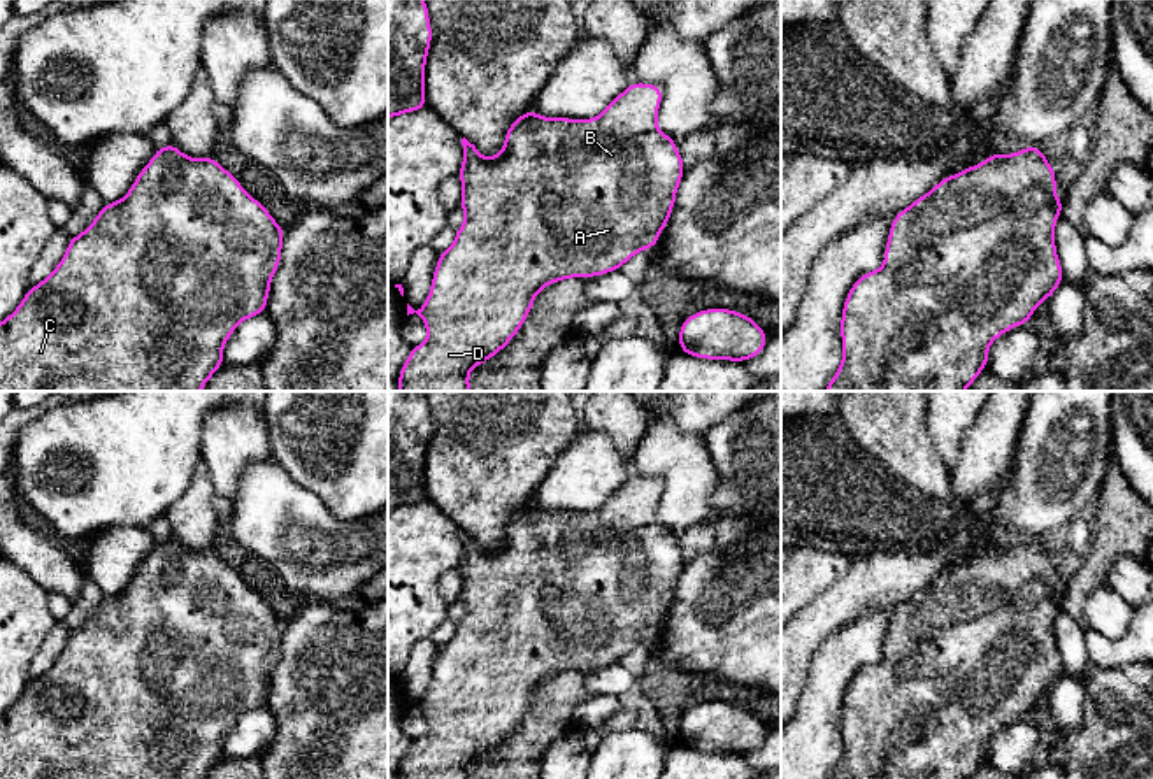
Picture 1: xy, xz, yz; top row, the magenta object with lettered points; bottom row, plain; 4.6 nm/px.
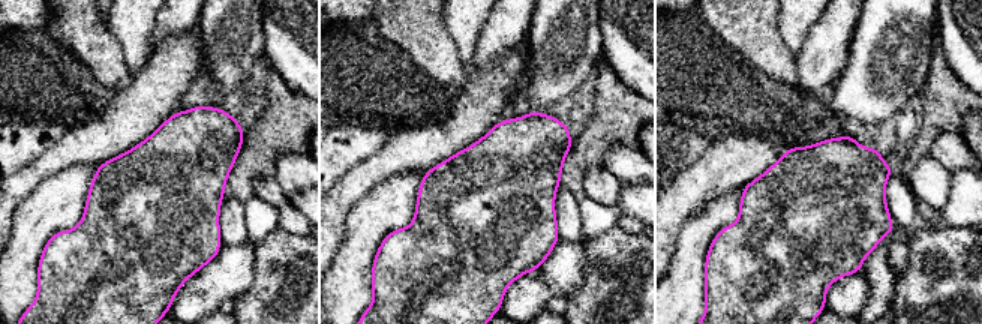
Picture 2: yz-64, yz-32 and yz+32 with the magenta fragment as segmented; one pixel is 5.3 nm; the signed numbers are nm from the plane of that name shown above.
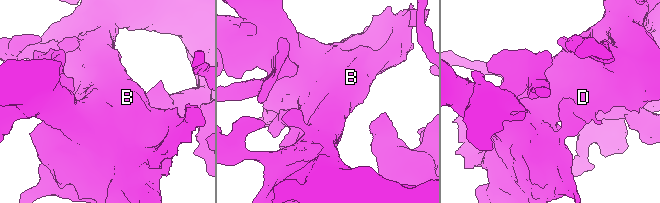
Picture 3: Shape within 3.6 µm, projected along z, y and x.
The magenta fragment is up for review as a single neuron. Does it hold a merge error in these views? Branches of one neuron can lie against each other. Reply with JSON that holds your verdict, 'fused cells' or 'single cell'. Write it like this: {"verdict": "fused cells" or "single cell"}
{"verdict": "single cell"}

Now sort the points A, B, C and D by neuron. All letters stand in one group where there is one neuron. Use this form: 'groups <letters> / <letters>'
groups A B C D

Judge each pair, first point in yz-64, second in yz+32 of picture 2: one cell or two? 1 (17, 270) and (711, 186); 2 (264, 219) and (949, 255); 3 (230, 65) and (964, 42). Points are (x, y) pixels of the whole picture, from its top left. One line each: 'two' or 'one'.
1: two
2: two
3: two

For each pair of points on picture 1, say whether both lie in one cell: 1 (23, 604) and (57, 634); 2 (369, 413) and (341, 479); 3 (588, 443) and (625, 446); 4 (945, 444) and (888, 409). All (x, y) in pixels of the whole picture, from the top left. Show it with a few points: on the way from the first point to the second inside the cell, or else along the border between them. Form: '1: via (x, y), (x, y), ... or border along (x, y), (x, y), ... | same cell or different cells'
1: border along (57, 621), (30, 664) | different cells
2: via (364, 428), (357, 464) | same cell
3: border along (587, 428), (604, 432), (629, 460) | different cells
4: border along (925, 409), (925, 432), (948, 469) | different cells

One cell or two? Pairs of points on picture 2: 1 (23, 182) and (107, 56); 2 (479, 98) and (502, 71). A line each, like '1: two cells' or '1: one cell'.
1: two cells
2: one cell

